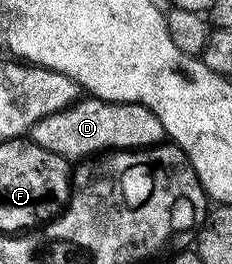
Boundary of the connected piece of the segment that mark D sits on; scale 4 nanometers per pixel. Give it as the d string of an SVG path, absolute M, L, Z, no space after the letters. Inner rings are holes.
M82 96L67 110L57 110L44 116L30 129L28 137L31 142L40 144L40 148L48 148L48 152L56 152L56 156L75 160L74 158L90 158L93 154L105 155L107 152L119 150L144 150L147 146L159 145L166 138L166 133L156 112L152 112L140 102L109 102L103 98Z

